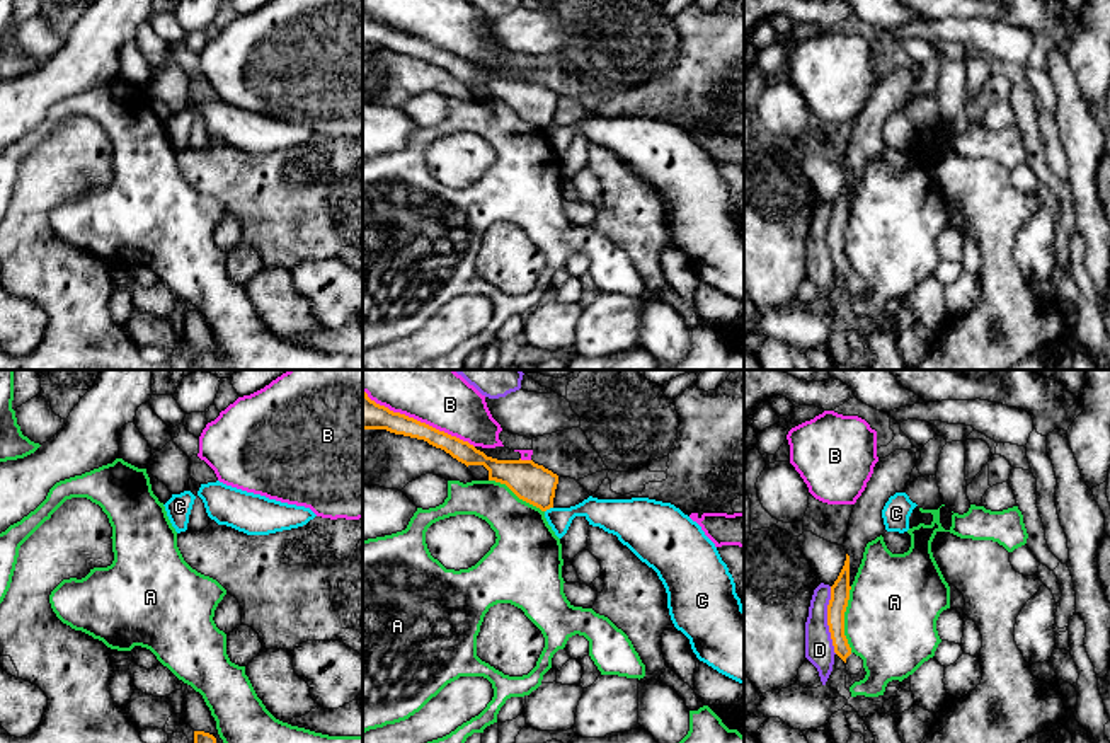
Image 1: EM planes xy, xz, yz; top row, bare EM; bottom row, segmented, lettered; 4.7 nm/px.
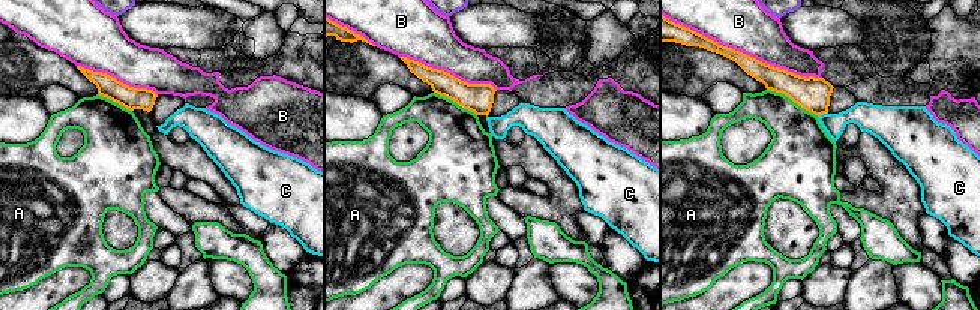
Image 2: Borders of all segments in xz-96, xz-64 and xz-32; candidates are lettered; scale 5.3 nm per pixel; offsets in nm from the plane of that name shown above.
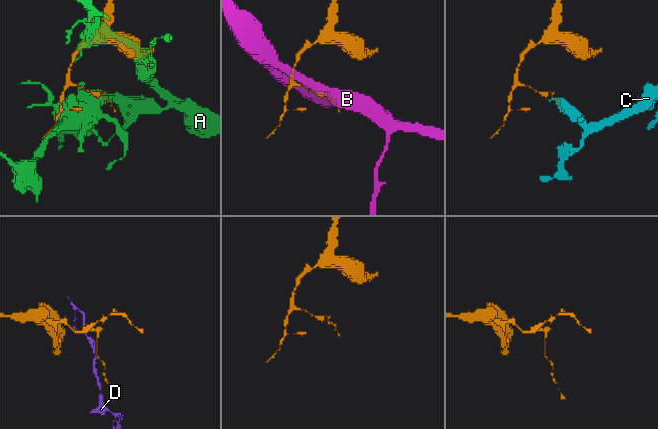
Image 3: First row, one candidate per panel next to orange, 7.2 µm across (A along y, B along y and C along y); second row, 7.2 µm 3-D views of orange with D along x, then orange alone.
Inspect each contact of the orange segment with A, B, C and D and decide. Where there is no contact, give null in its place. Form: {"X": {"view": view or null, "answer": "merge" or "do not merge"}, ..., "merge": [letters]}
{"A": {"view": "yz", "answer": "do not merge"}, "B": {"view": "xz", "answer": "do not merge"}, "C": {"view": "xz", "answer": "do not merge"}, "D": {"view": "yz", "answer": "do not merge"}, "merge": []}

